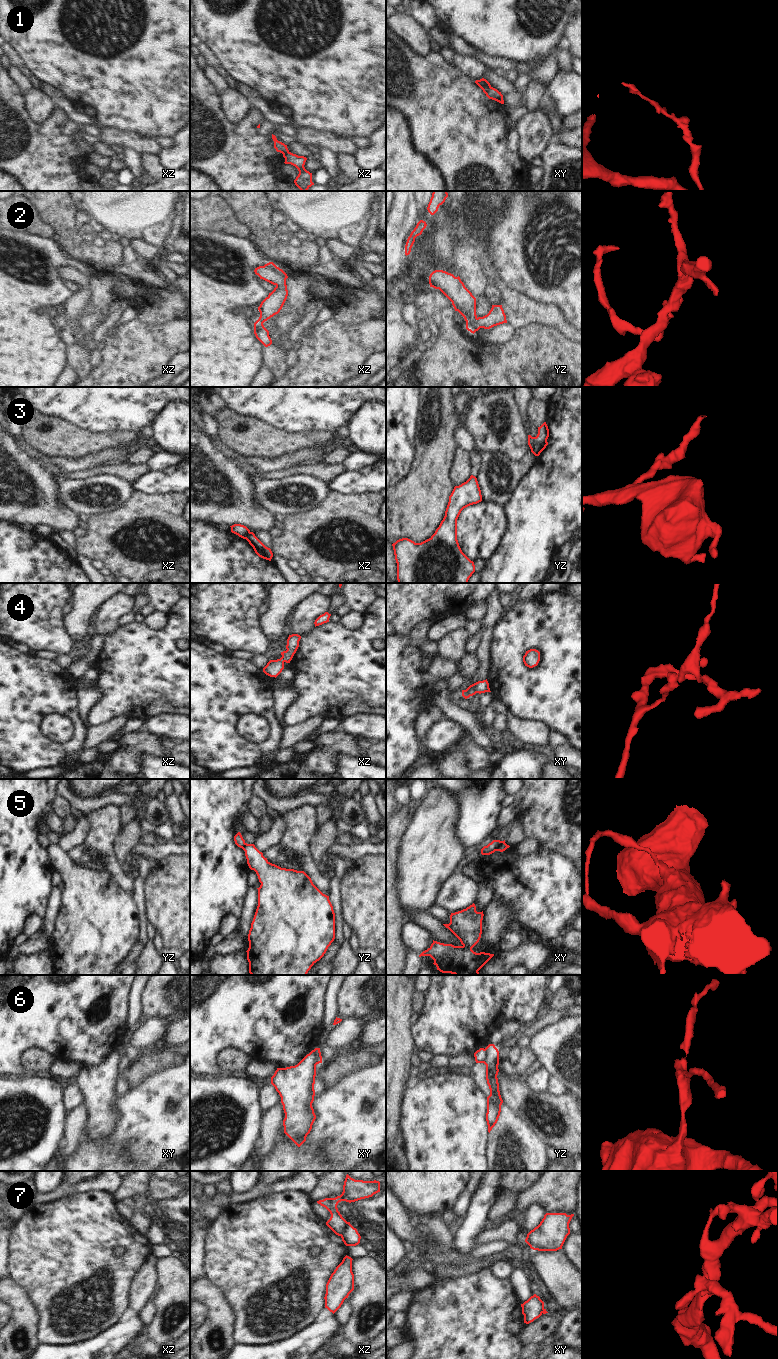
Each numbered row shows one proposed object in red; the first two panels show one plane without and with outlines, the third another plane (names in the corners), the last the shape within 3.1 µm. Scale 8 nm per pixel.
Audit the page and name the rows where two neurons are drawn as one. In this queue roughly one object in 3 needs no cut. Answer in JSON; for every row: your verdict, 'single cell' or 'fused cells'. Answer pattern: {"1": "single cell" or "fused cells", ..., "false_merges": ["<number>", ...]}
{"1": "fused cells", "2": "single cell", "3": "fused cells", "4": "single cell", "5": "fused cells", "6": "fused cells", "7": "fused cells", "false_merges": ["1", "3", "5", "6", "7"]}

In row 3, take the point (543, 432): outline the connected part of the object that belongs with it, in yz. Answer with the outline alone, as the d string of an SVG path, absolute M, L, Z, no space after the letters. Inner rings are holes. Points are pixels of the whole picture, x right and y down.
M544 422L540 427L538 427L538 434L536 437L532 437L531 435L528 435L528 445L530 449L535 444L546 442L548 437L549 437L549 429L546 422Z

